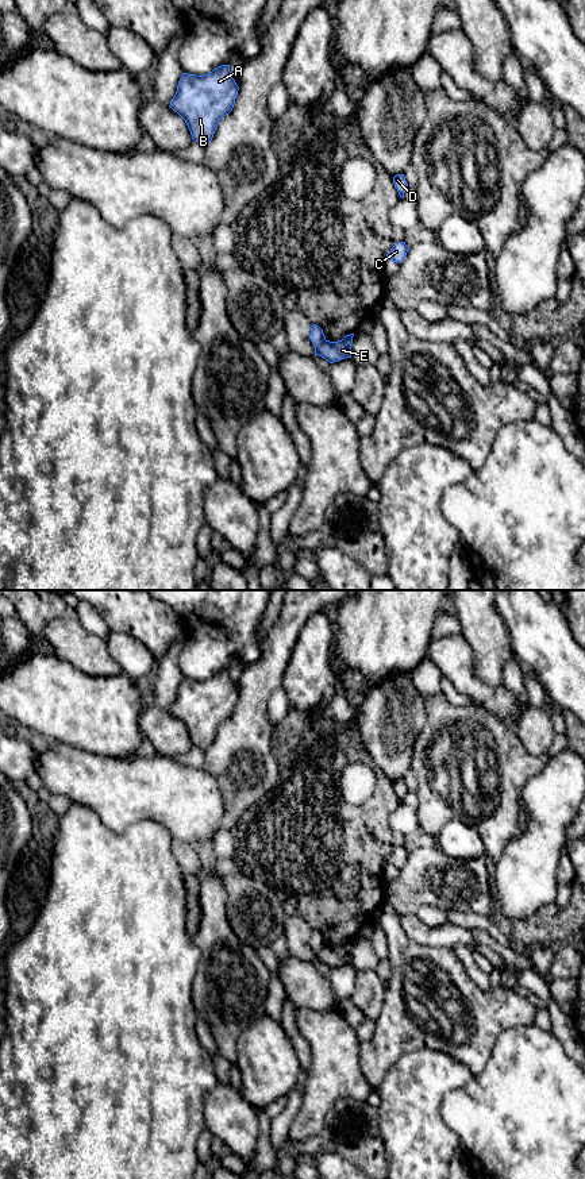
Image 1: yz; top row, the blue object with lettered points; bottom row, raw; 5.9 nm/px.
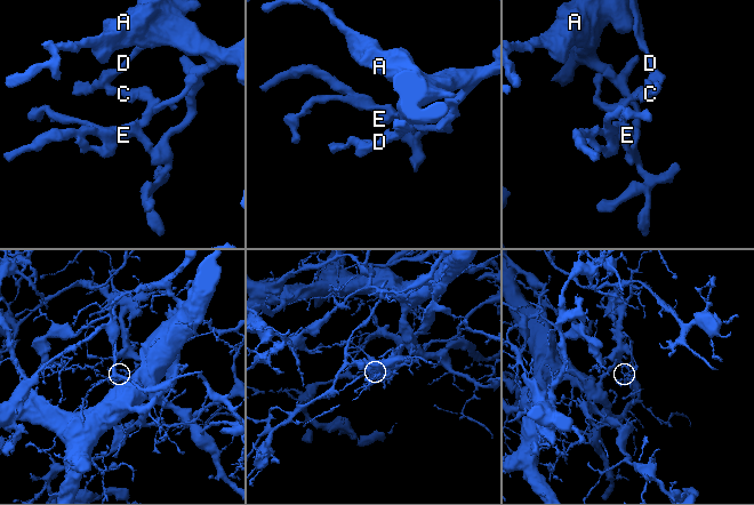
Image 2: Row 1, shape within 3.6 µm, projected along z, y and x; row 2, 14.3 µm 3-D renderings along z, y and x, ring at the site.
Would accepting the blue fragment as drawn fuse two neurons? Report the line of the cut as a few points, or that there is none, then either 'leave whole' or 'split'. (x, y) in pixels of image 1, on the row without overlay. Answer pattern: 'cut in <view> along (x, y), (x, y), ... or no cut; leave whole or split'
cut in yz along (324, 944), (315, 954); split

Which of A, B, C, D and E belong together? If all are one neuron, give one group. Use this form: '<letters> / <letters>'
A B / C D E

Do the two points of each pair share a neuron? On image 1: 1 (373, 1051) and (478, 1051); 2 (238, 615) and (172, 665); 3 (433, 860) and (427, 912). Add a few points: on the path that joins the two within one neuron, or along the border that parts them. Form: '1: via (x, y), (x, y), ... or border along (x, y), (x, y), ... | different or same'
1: via (399, 1039), (437, 1039), (446, 1045), (453, 1045) | same
2: border along (188, 631), (188, 639), (179, 657), (181, 677) | different
3: border along (446, 912), (431, 905), (423, 905), (415, 913) | different

